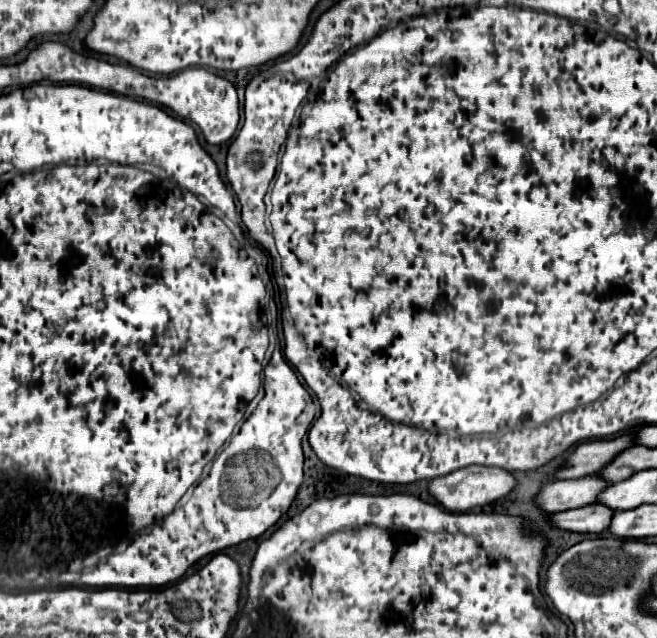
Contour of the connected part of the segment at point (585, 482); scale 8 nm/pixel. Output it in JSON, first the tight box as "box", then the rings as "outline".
{"box":[537,474,609,514],"outline":[[[593,474],[583,476],[579,480],[557,480],[553,484],[543,486],[543,490],[537,496],[537,504],[551,514],[581,508],[587,504],[595,504],[595,498],[599,498],[599,494],[607,486],[609,482],[603,482]]]}

